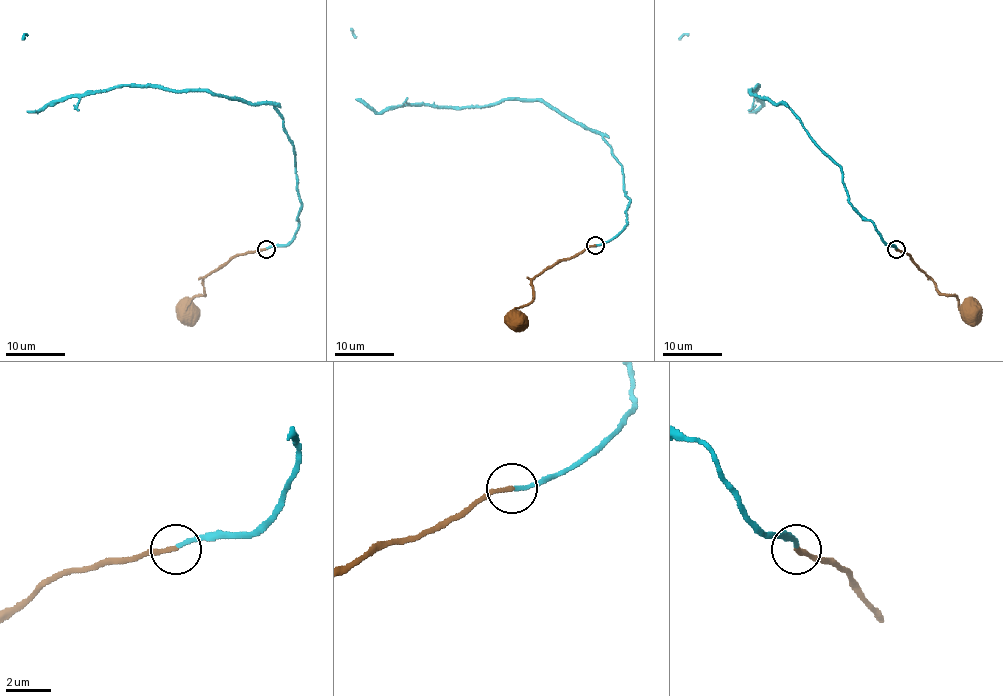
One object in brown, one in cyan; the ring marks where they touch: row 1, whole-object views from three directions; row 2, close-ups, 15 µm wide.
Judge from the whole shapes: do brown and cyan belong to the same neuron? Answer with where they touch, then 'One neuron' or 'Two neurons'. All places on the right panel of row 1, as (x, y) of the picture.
Place: (896, 249). One neuron

